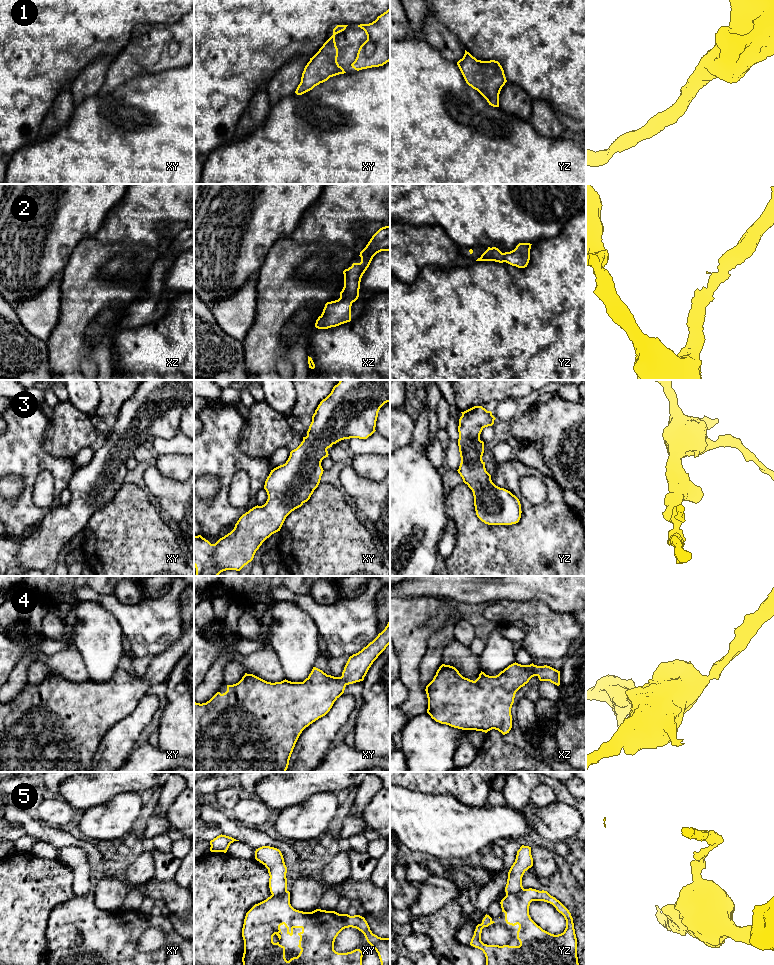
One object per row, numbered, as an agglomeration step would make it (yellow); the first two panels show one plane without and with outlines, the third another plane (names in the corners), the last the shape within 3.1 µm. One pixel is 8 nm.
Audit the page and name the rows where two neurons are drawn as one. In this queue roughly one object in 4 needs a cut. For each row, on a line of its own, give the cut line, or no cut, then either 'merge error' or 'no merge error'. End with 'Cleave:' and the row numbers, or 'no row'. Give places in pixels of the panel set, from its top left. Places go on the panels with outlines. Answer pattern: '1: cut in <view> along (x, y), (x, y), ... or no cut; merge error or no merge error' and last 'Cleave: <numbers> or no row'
1: no cut; no merge error
2: no cut; no merge error
3: no cut; no merge error
4: no cut; no merge error
5: cut in yz along (523, 888), (516, 893), (506, 893); merge error
Cleave: 5

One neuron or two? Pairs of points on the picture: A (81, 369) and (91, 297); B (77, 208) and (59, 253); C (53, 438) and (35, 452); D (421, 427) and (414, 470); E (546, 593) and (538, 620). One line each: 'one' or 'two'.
A: one
B: one
C: two
D: one
E: two

